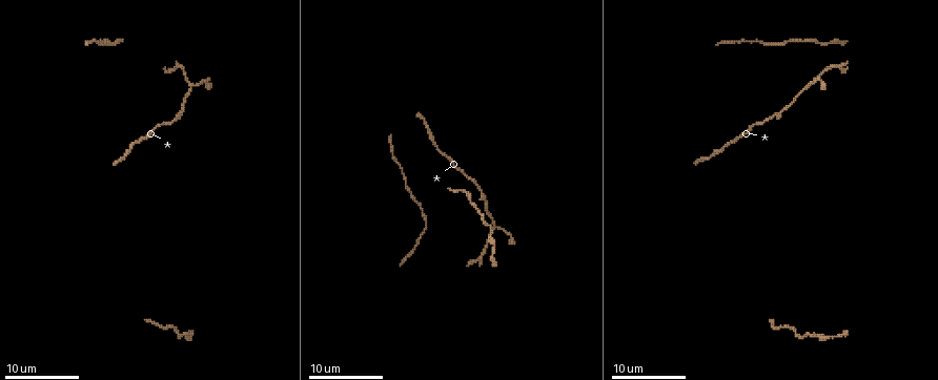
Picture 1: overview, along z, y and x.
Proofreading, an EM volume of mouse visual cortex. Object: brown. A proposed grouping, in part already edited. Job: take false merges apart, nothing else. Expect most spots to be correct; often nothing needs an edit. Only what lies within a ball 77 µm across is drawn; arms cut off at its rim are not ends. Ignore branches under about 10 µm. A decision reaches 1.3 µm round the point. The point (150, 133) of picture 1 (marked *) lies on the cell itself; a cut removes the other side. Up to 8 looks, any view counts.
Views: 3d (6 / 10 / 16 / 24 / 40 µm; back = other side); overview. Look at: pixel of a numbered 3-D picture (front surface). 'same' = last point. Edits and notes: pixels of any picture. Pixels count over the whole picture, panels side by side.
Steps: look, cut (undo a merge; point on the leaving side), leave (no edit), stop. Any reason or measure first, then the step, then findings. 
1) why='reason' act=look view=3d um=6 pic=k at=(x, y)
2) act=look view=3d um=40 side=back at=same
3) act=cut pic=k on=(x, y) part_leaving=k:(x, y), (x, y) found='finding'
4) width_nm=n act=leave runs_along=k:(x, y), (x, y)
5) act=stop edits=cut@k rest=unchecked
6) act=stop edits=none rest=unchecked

why='calibre changes' act=look view=3d um=6 pic=1 at=(132, 147)

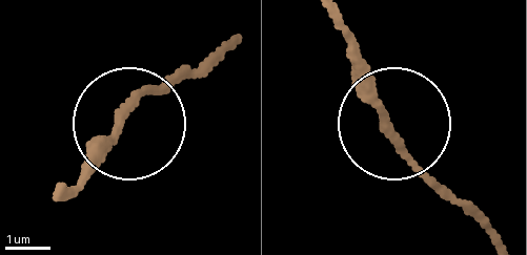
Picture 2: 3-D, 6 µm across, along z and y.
why='from behind' act=look view=3d um=6 side=back pic=2 at=(385, 123)

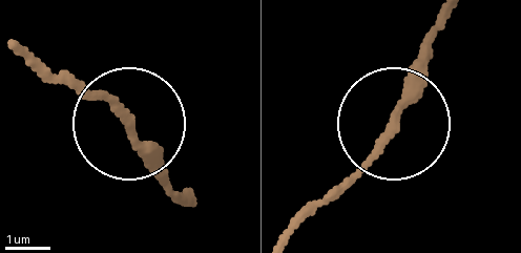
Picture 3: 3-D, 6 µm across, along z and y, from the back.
width_nm=190 act=leave runs_along=3:(23, 48), (91, 89), (178, 198) found='continuous, no second cell'

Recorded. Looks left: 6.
why='calibre changes' act=look view=3d um=6 pic=1 at=(781, 111)

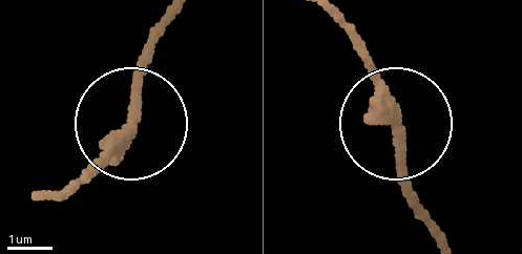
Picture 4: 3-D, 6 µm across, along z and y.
arms=3 act=leave runs_along=4:(51, 197), (127, 126), (142, 46) found='continuous, no second cell'

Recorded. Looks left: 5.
why='thin neck' act=look view=3d um=10 pic=1 at=(416, 244)

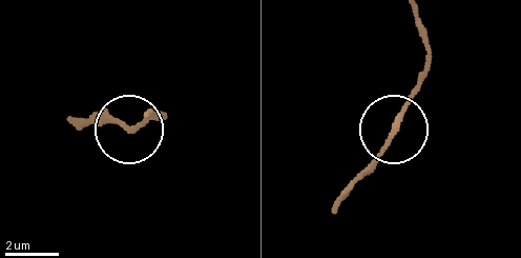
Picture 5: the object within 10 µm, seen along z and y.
act=look view=3d um=10 side=back pic=5 at=(396, 128)

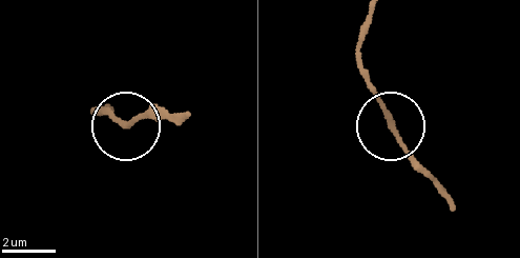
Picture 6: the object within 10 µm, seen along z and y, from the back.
act=leave found='continuous, no second cell'

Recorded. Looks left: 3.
why='two arms in line, one across' act=look view=3d um=16 pic=1 at=(478, 261)

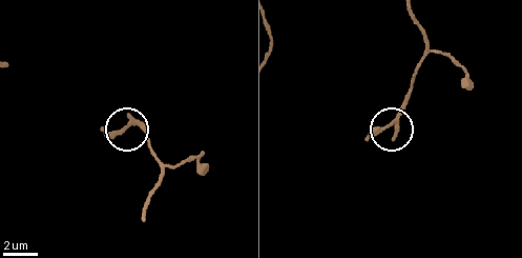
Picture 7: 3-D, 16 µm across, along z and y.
act=look view=3d um=16 side=back pic=7 at=(388, 124)

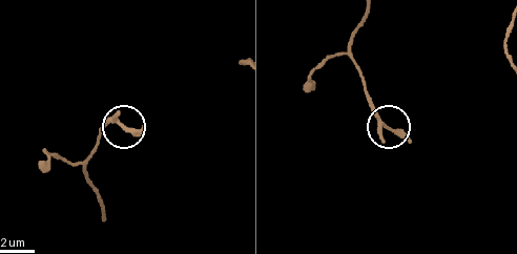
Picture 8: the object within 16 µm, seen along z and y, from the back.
act=leave runs_along=8:(367, 14), (349, 51), (375, 115), (386, 127) found='continuous, no second cell'

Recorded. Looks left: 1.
act=stop edits=none rest=unchecked

